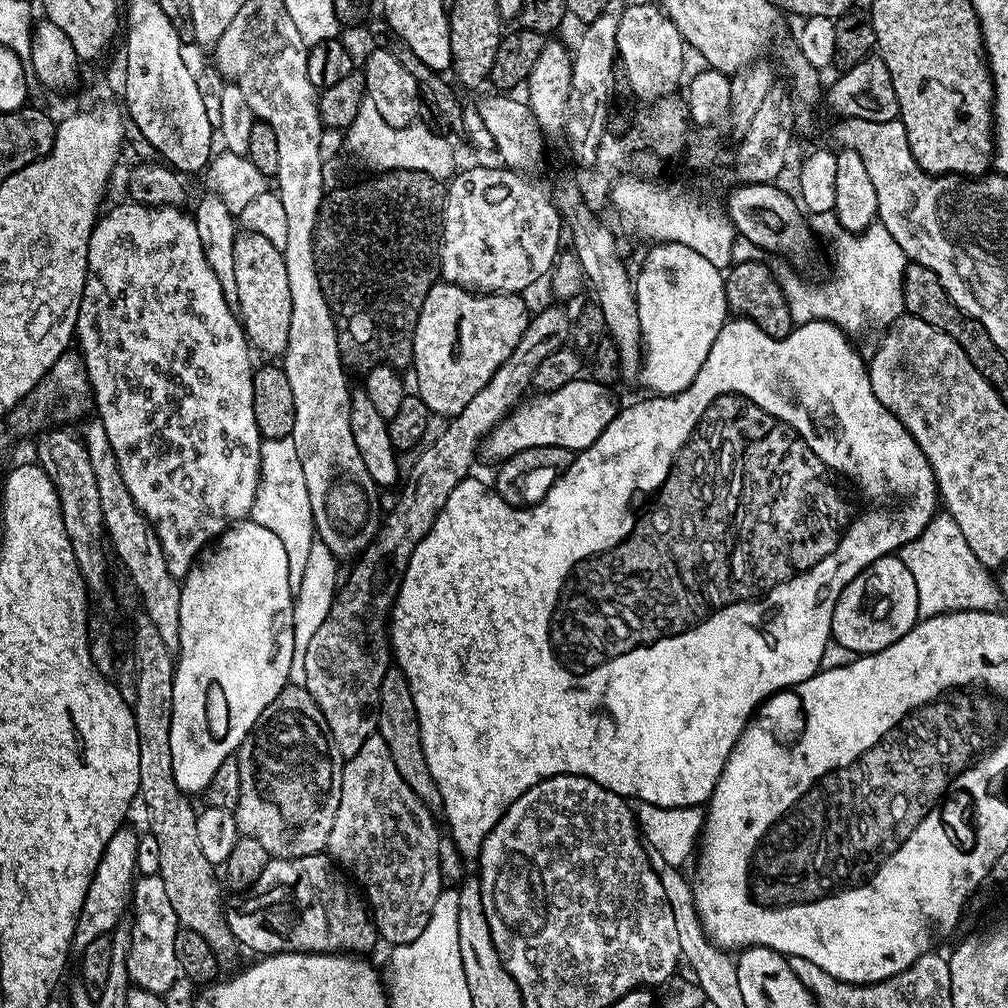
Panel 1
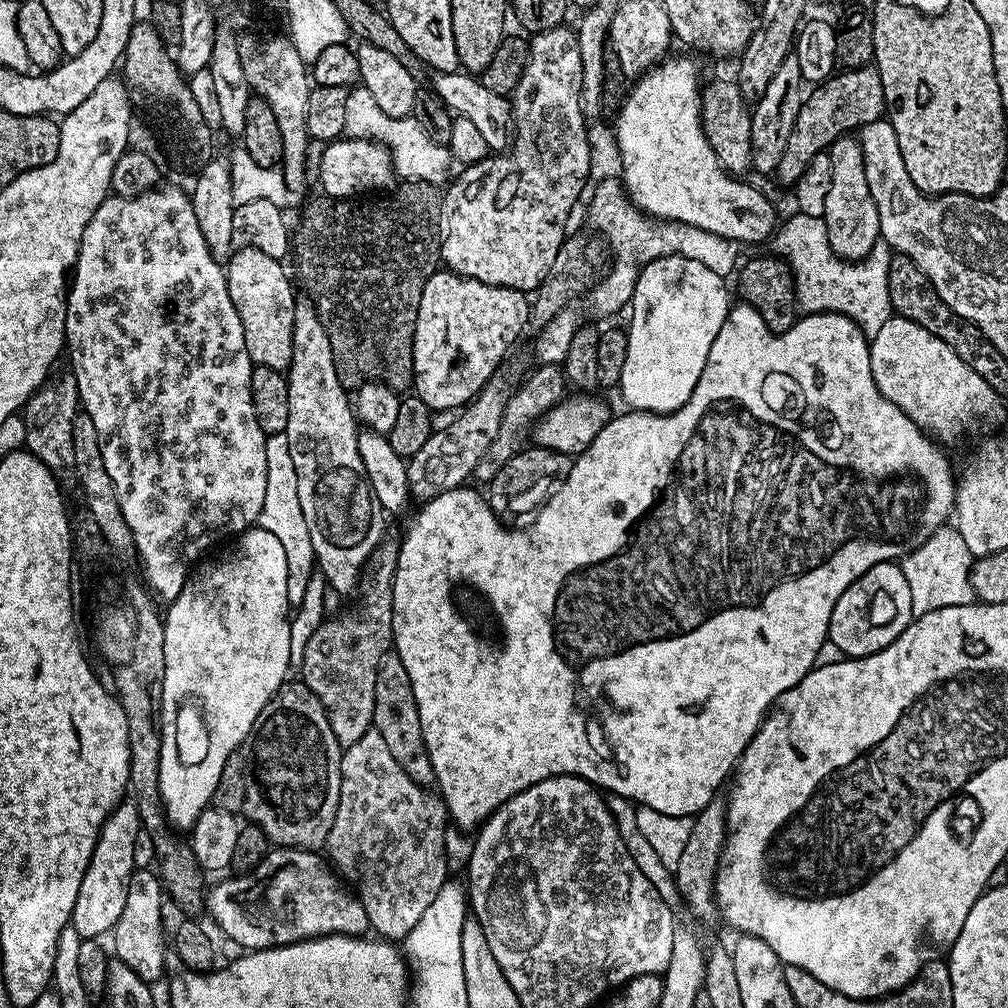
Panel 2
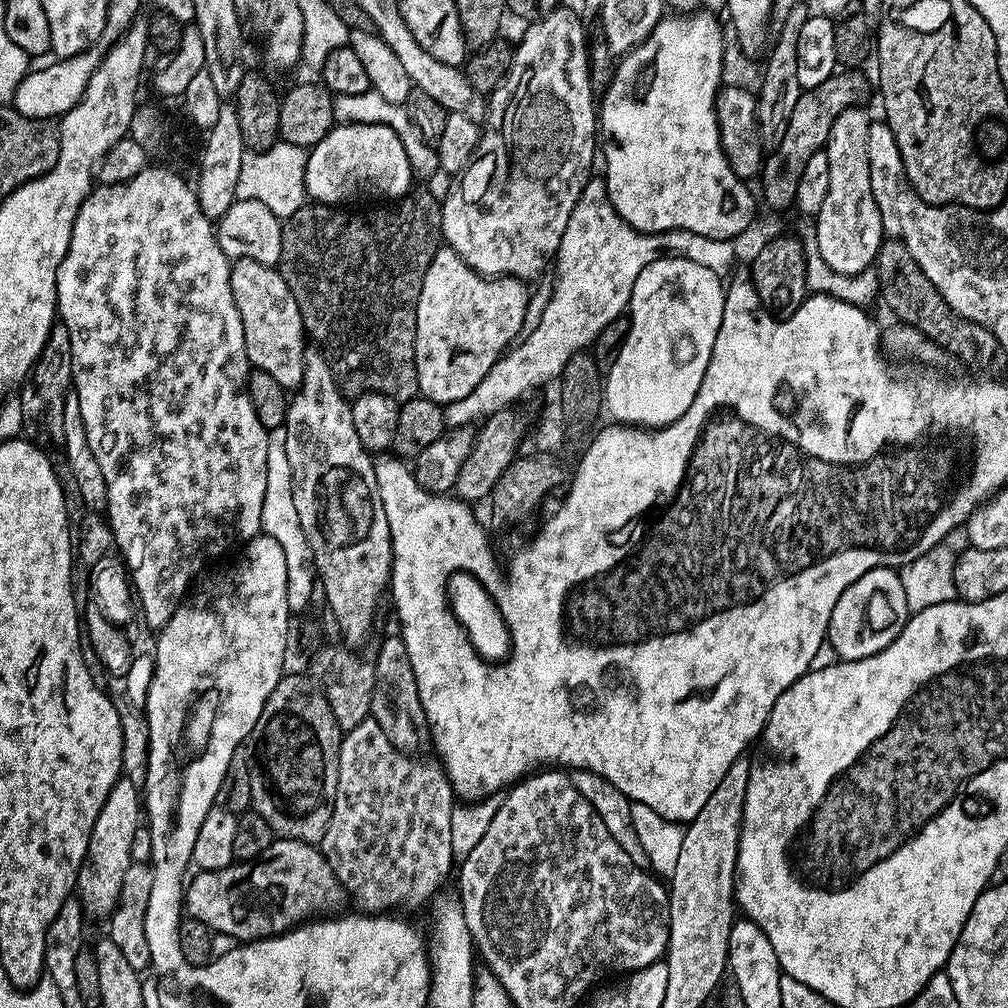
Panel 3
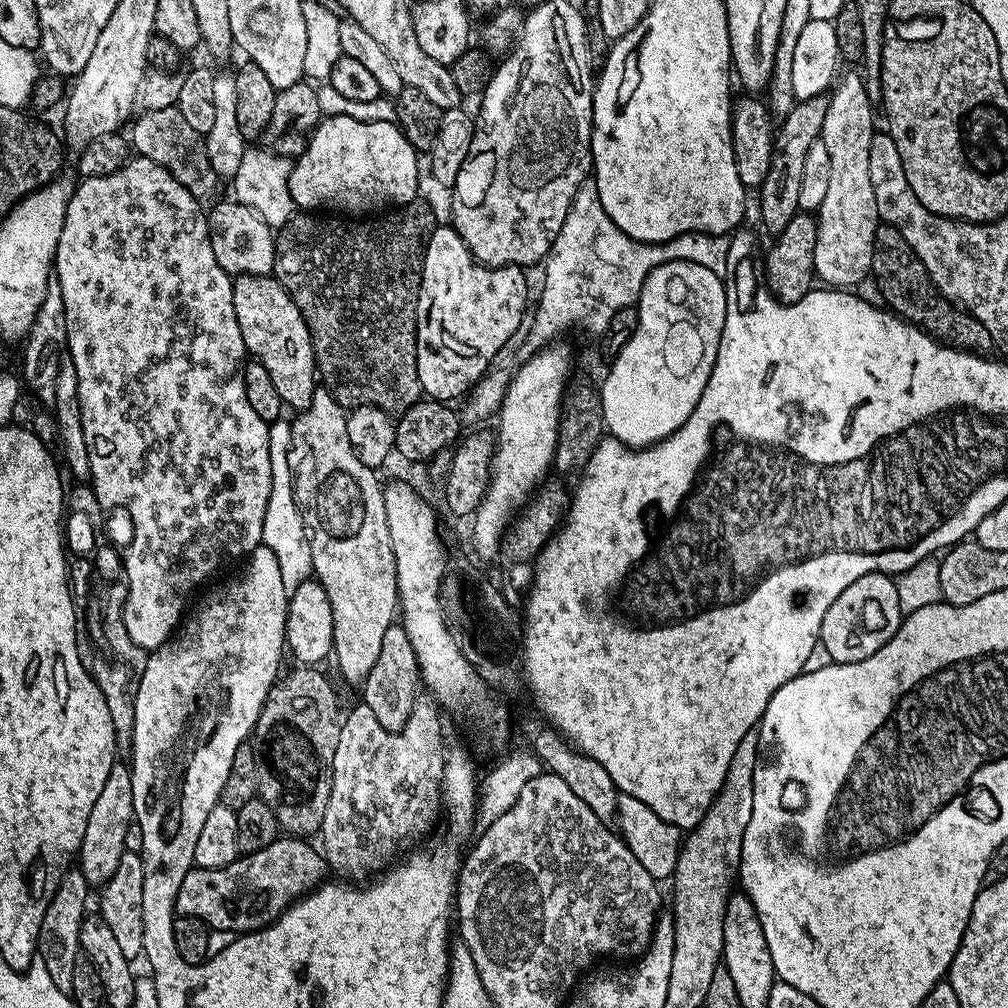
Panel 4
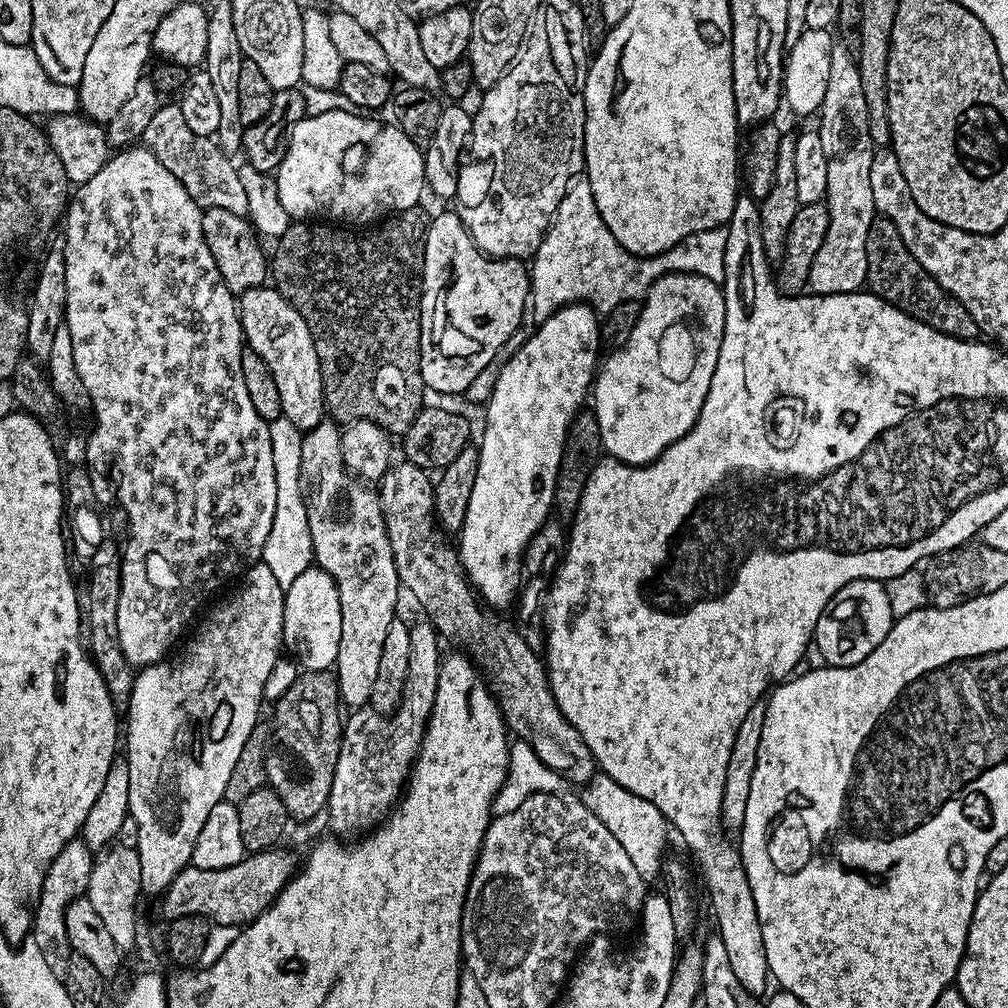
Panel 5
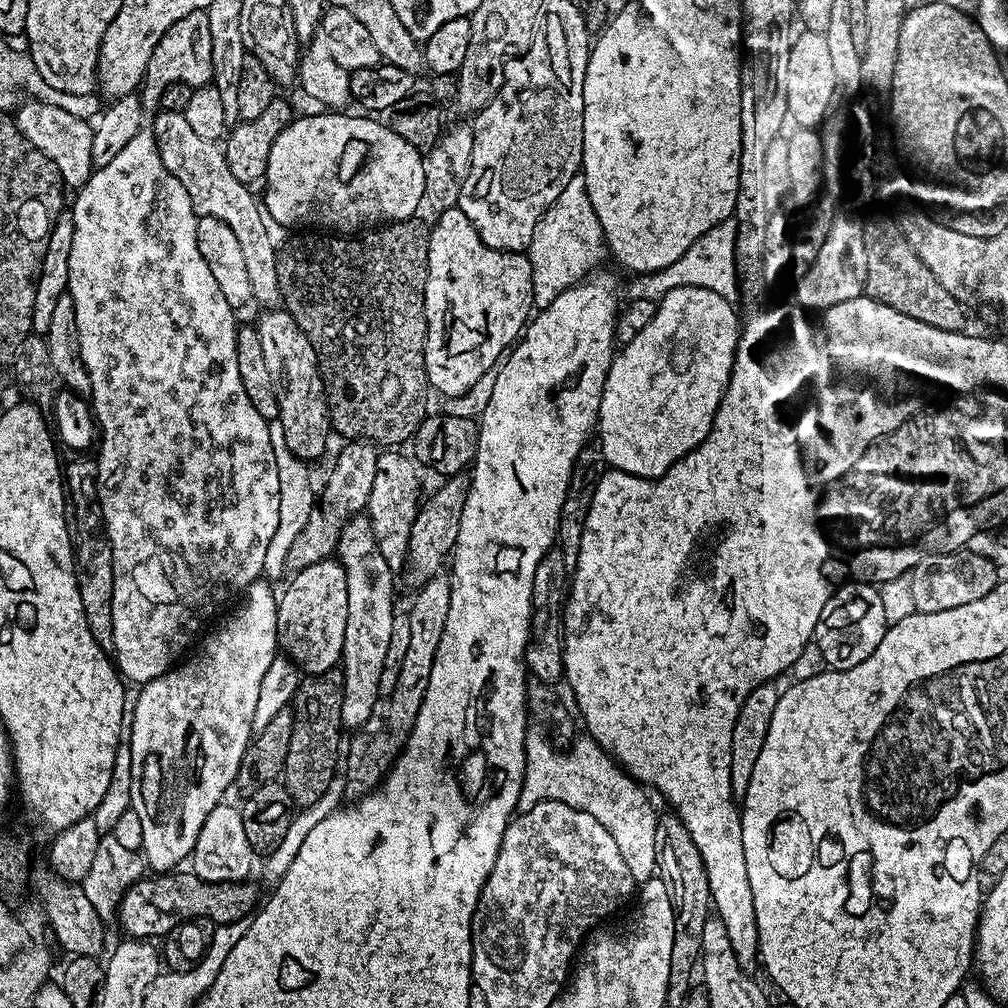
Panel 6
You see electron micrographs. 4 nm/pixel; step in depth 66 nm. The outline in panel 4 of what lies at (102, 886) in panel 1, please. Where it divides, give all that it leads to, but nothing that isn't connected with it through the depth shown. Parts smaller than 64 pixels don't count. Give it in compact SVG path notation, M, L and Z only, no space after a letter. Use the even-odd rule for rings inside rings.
M127 763L113 764L106 777L106 786L102 786L98 798L94 802L94 810L90 810L90 822L86 822L86 834L82 834L82 846L78 853L78 870L86 878L89 886L102 886L118 870L118 862L122 862L122 854L126 846L126 830L134 822L134 786L132 785L132 769Z

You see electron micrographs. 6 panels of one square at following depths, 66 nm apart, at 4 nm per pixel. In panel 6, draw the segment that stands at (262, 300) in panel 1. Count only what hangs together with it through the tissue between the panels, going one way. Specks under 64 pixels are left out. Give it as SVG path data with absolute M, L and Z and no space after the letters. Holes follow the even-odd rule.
M276 306L261 312L264 313L254 326L262 342L266 367L276 383L280 407L278 422L284 431L286 446L300 460L313 462L323 454L324 443L330 437L328 400L324 397L324 380L320 377L316 351L314 346L310 346L310 338L302 334L298 322L294 322L294 318L283 307Z

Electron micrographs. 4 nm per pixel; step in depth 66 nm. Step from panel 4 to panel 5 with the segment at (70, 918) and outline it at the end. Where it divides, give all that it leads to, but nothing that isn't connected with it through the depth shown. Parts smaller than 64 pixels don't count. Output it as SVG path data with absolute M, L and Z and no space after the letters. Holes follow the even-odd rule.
M77 838L64 846L62 854L58 854L44 879L40 901L32 913L31 943L36 944L38 950L42 950L42 959L45 960L46 966L50 966L50 970L54 970L54 974L61 978L66 974L66 966L70 966L73 953L66 930L67 910L75 900L81 899L87 893L93 863L93 849L89 848L83 839Z

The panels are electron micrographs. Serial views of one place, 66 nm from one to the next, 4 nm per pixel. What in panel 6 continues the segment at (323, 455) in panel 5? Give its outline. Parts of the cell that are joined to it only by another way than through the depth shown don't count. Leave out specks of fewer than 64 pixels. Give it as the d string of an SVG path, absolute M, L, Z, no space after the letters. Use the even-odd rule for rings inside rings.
M357 514L340 531L335 555L346 574L346 594L349 606L346 615L345 644L342 657L344 697L340 722L345 729L362 727L374 714L374 706L382 698L382 666L386 666L386 650L390 646L392 629L392 578L394 572L379 553L378 542L371 530L367 515Z

